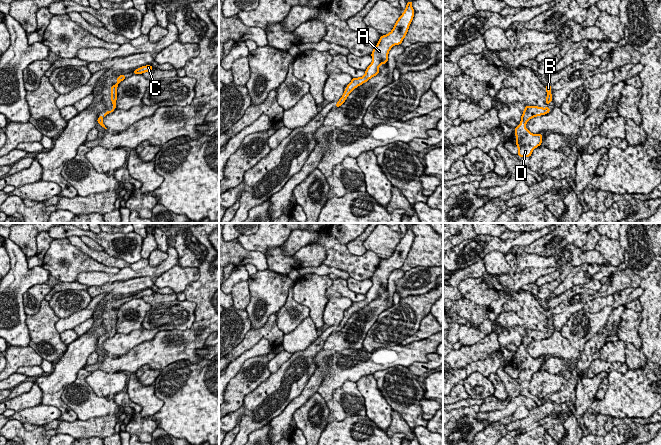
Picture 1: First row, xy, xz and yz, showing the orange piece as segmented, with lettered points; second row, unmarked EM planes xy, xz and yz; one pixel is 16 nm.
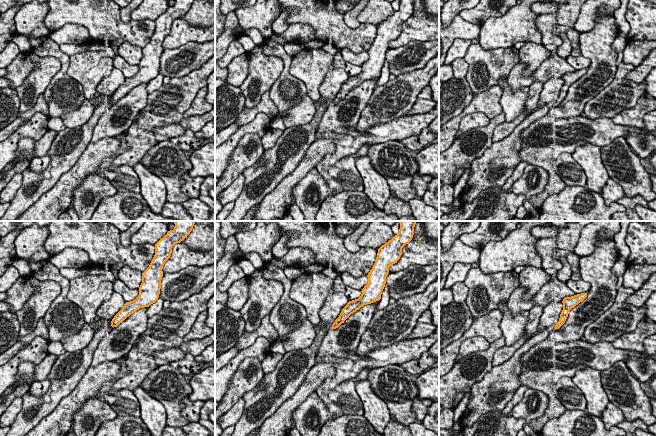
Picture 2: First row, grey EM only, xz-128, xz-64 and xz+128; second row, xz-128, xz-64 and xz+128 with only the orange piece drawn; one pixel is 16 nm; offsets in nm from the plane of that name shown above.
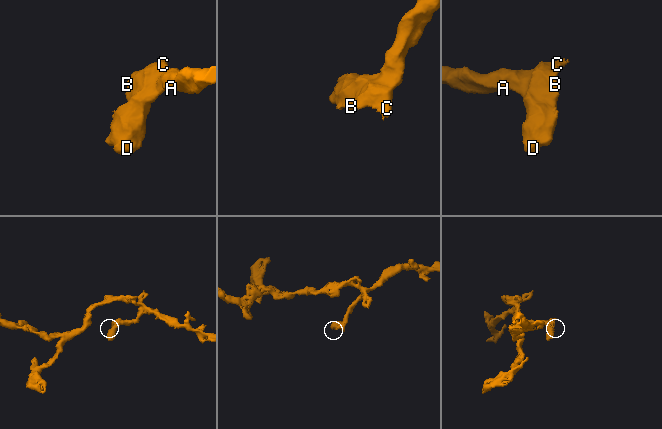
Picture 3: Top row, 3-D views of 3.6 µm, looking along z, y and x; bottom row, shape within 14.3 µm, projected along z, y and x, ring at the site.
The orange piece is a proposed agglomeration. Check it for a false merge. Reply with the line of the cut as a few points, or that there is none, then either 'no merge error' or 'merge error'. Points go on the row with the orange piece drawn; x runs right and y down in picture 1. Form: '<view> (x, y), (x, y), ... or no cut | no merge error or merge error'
no cut | no merge error

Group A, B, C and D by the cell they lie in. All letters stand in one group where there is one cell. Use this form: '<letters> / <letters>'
A B C D

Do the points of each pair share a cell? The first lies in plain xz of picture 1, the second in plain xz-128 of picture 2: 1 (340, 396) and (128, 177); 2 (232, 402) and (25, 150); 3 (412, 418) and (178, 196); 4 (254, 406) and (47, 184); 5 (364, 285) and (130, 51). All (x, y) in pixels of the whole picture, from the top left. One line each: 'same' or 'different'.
1: same
2: same
3: same
4: same
5: same

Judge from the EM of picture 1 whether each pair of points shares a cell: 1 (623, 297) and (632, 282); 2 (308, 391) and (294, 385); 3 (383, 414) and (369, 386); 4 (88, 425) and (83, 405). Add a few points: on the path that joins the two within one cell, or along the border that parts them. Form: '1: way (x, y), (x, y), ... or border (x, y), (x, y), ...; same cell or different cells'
1: border (639, 286), (620, 289), (612, 294); different cells
2: border (316, 370), (302, 391), (287, 406); different cells
3: way (377, 407), (370, 393); same cell
4: border (109, 413), (85, 420), (78, 419); different cells

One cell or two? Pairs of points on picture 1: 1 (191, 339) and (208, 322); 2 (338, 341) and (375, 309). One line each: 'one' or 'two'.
1: one
2: one

